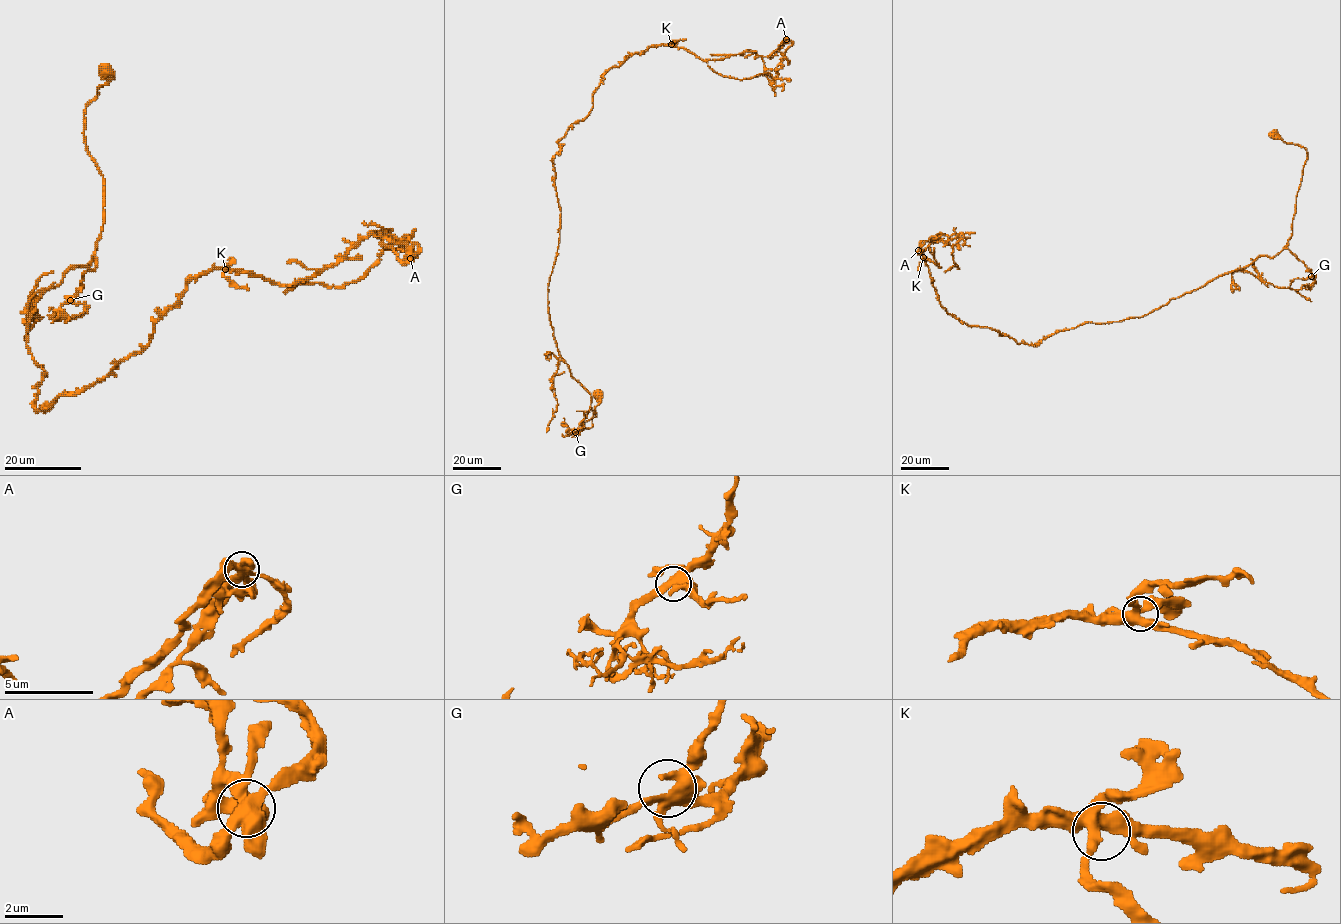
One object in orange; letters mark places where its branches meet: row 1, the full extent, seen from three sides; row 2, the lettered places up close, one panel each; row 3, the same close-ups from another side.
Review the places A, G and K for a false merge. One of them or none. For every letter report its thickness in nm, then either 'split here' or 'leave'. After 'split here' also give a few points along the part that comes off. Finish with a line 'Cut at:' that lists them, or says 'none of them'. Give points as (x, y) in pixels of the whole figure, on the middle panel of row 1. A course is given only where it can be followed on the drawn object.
A: calibre 480 nm; split here; course (786, 39), (792, 44), (778, 66), (775, 80), (770, 74), (759, 73), (735, 79), (721, 76), (707, 66)
G: calibre 400 nm; leave
K: calibre 440 nm; leave
Cut at: A

